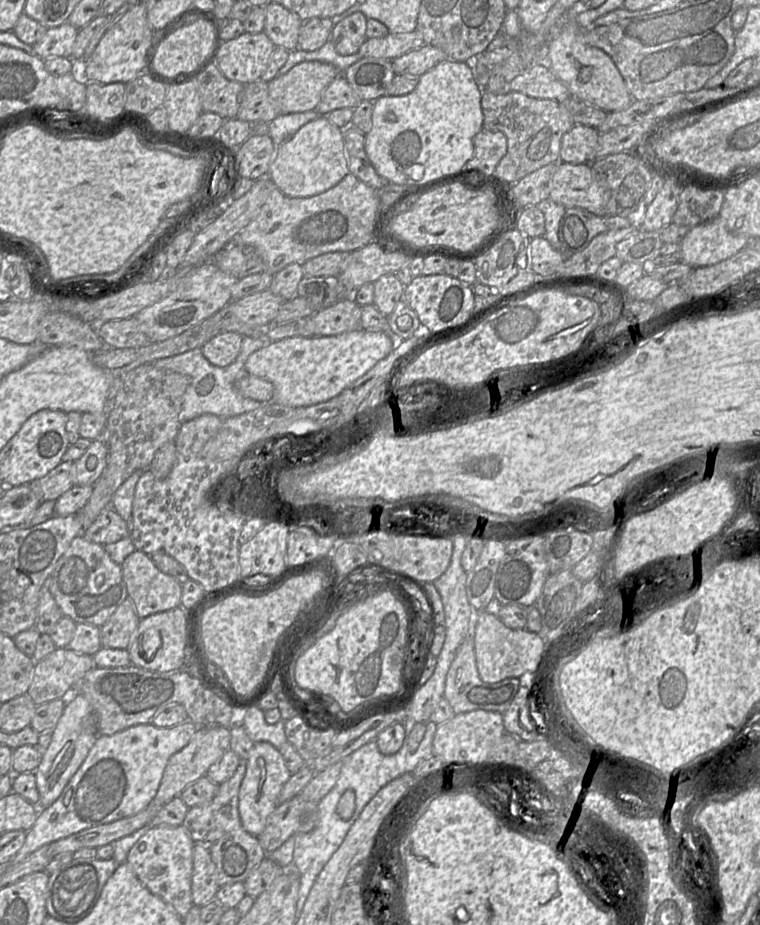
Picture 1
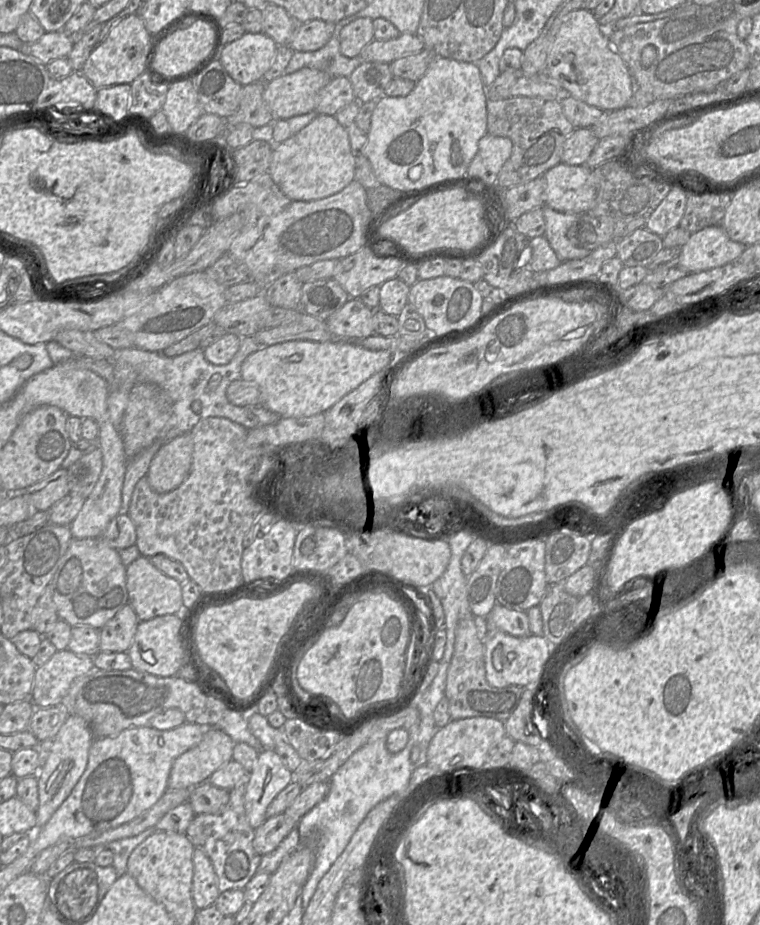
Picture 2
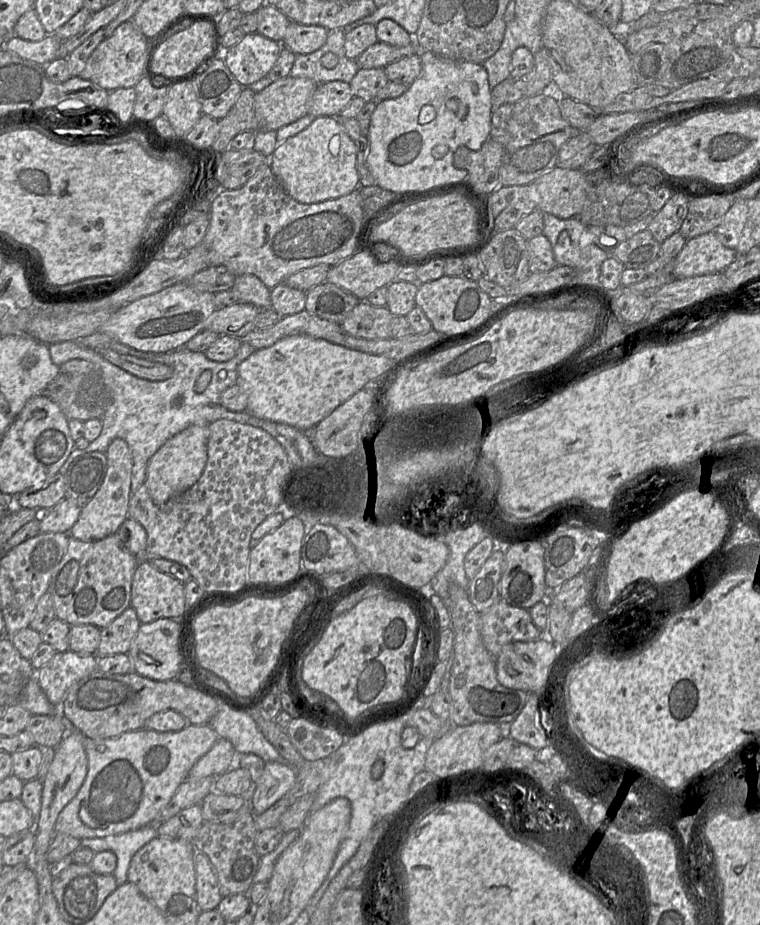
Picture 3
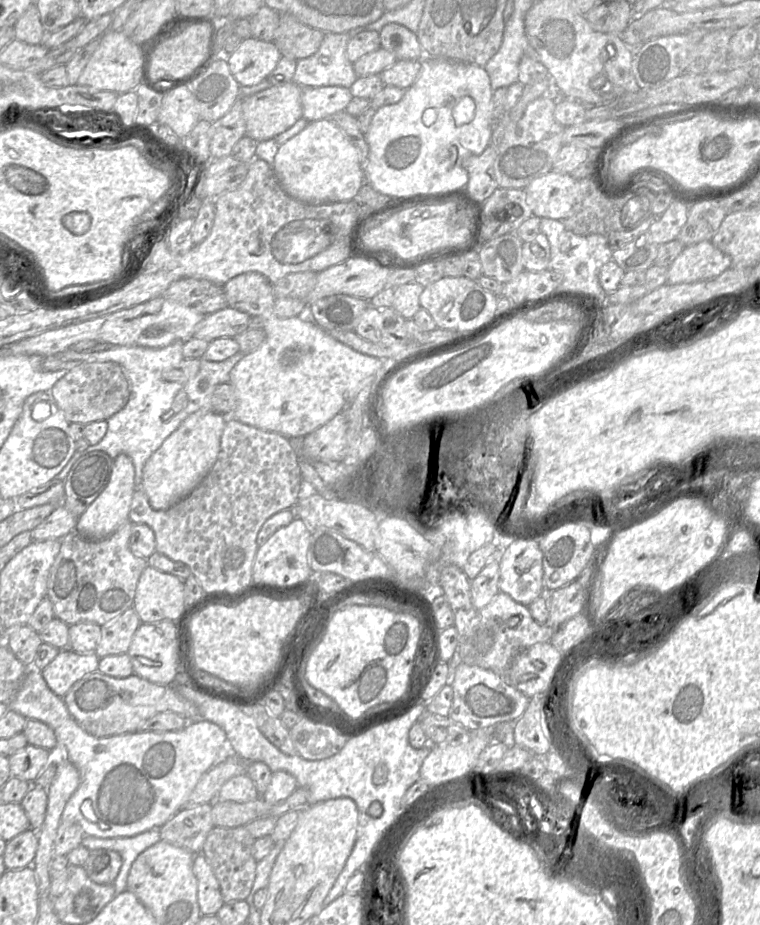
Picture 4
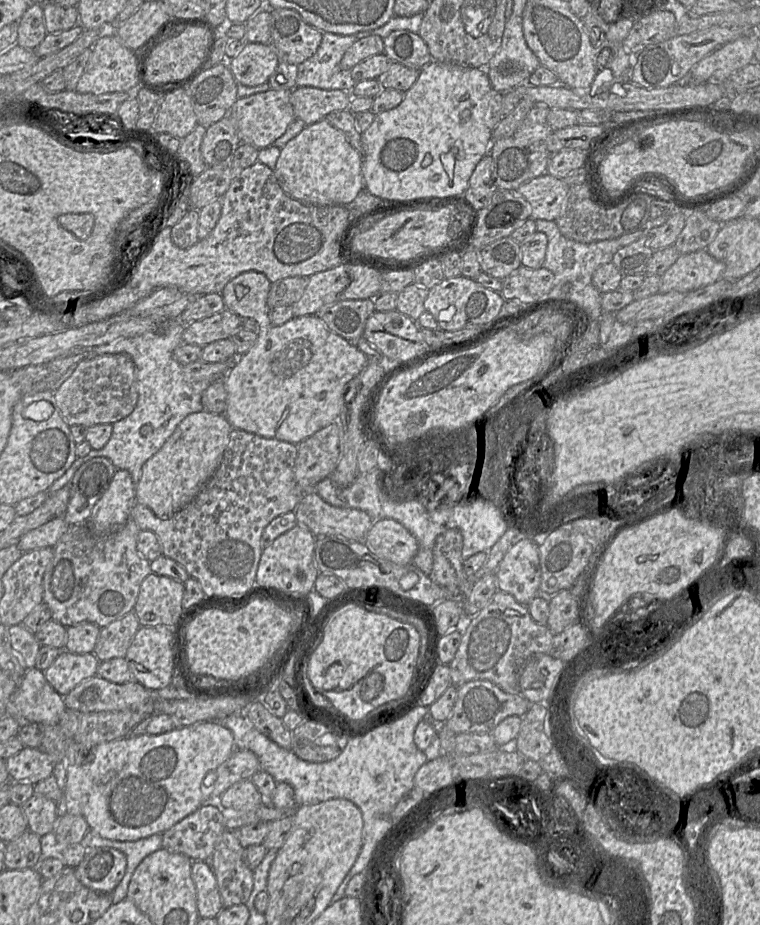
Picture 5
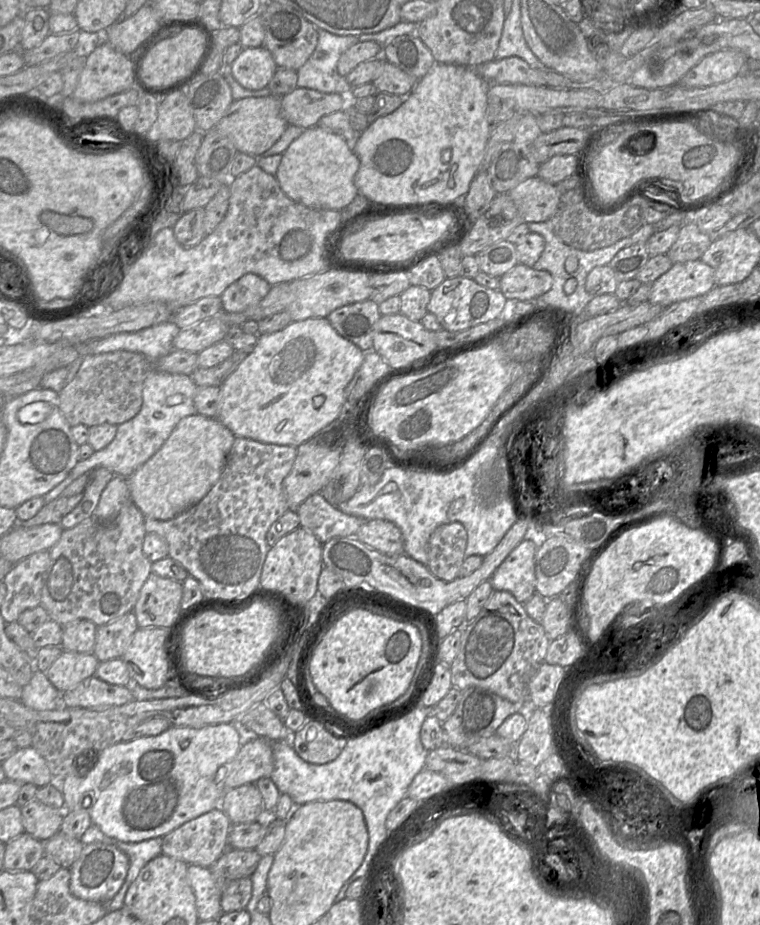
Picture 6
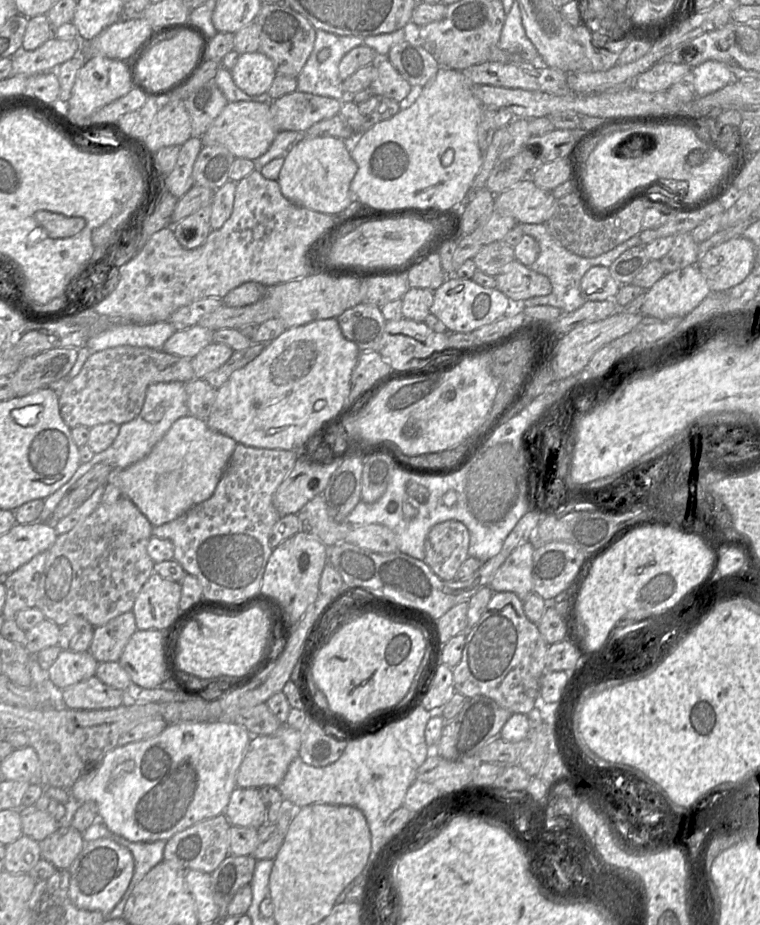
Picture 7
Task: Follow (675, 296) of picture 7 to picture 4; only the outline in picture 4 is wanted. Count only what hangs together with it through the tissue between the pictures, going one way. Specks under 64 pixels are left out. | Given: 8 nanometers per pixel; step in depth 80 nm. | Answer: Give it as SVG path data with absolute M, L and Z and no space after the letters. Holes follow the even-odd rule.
M704 240L684 247L668 267L666 283L707 281L730 267L730 256L718 249L711 240Z

